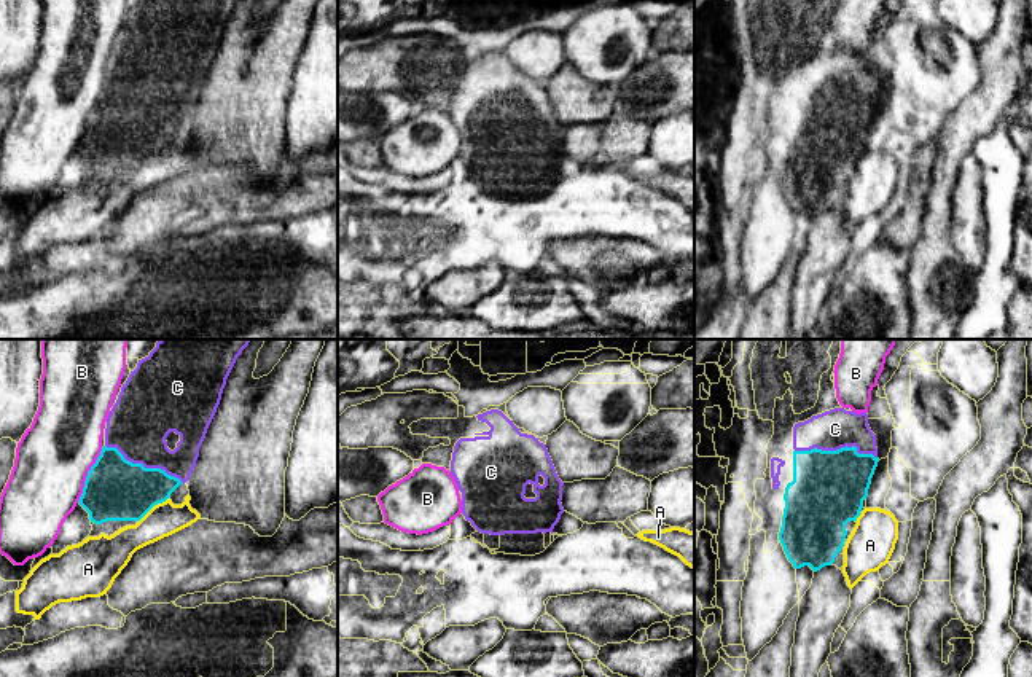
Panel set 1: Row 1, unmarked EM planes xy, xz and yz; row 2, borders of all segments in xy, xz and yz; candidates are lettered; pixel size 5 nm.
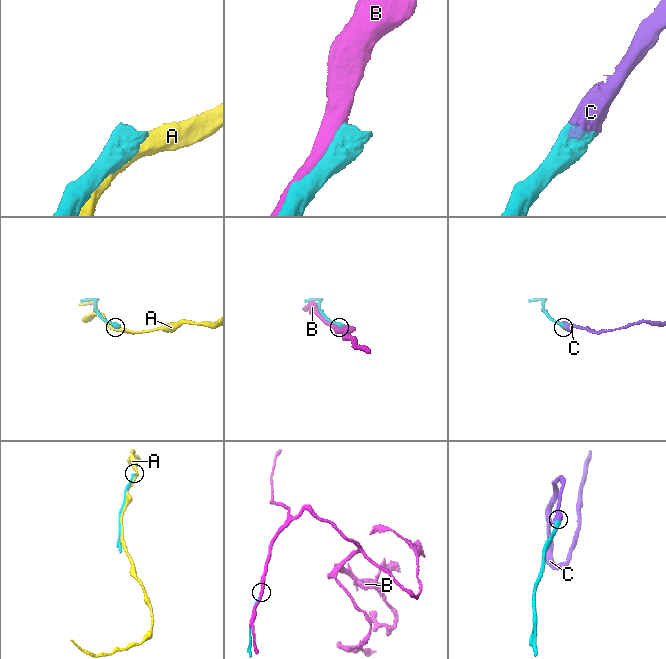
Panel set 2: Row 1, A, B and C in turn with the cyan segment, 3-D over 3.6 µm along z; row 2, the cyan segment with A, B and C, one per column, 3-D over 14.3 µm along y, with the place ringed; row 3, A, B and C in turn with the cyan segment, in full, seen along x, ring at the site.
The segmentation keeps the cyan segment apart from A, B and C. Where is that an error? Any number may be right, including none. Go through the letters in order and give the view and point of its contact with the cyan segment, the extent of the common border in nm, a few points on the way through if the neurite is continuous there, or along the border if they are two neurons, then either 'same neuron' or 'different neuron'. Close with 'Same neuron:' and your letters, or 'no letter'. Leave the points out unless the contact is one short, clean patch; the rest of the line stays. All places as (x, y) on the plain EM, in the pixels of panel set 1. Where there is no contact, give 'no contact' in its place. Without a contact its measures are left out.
A: contact xy (153, 148); length 200 nm; different neuron
B: contact xy (88, 118); length 300 nm; different neuron
C: contact yz (838, 93); length 420 nm; same neuron
Same neuron: C

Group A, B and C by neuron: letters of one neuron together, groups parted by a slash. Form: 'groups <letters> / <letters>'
groups A / B / C

